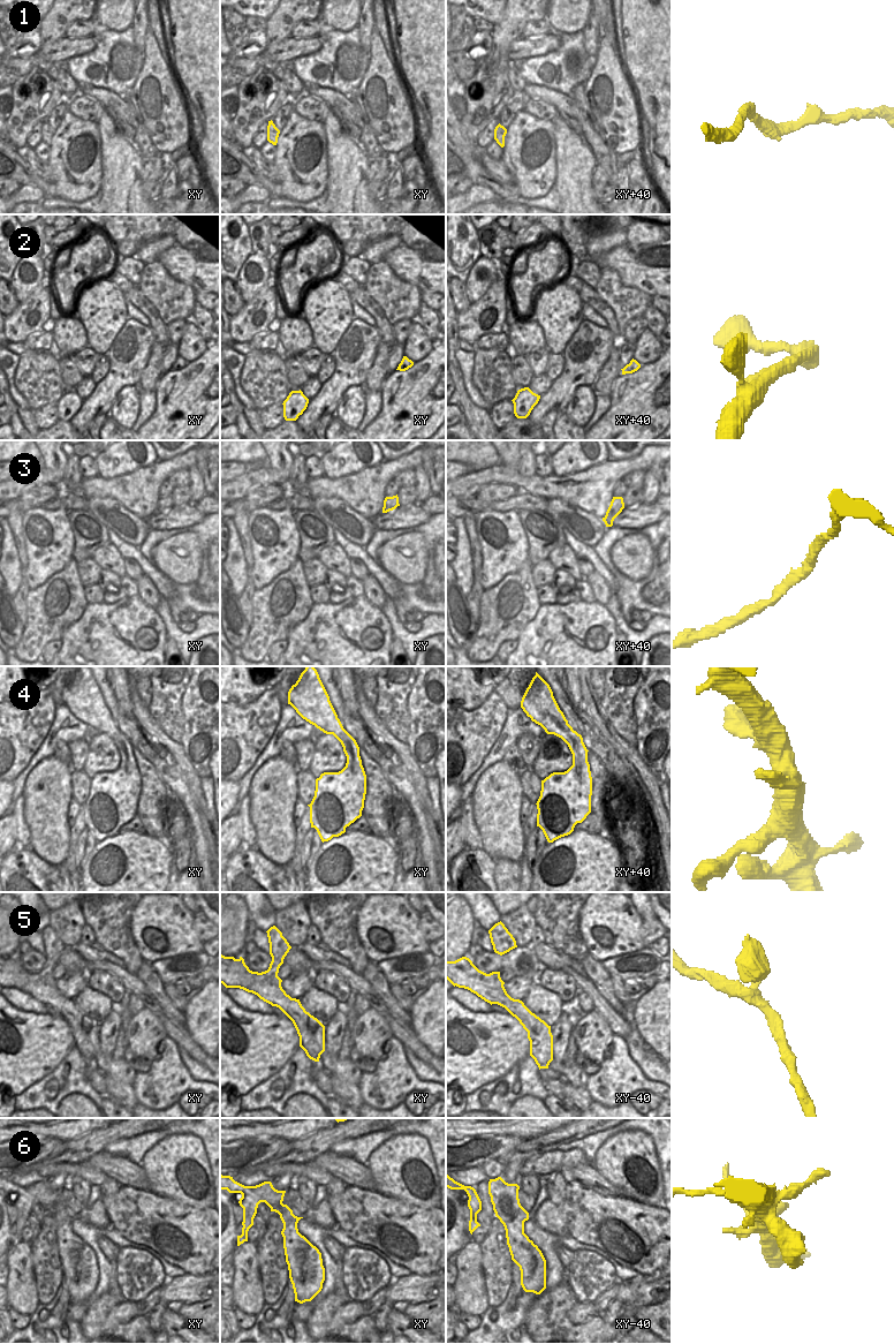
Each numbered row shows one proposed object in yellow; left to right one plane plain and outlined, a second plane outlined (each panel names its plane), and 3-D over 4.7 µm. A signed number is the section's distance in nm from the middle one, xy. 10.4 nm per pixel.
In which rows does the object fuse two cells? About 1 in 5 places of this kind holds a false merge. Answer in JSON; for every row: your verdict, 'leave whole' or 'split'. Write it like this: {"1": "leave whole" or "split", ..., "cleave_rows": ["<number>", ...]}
{"1": "leave whole", "2": "leave whole", "3": "leave whole", "4": "leave whole", "5": "leave whole", "6": "leave whole", "cleave_rows": []}

